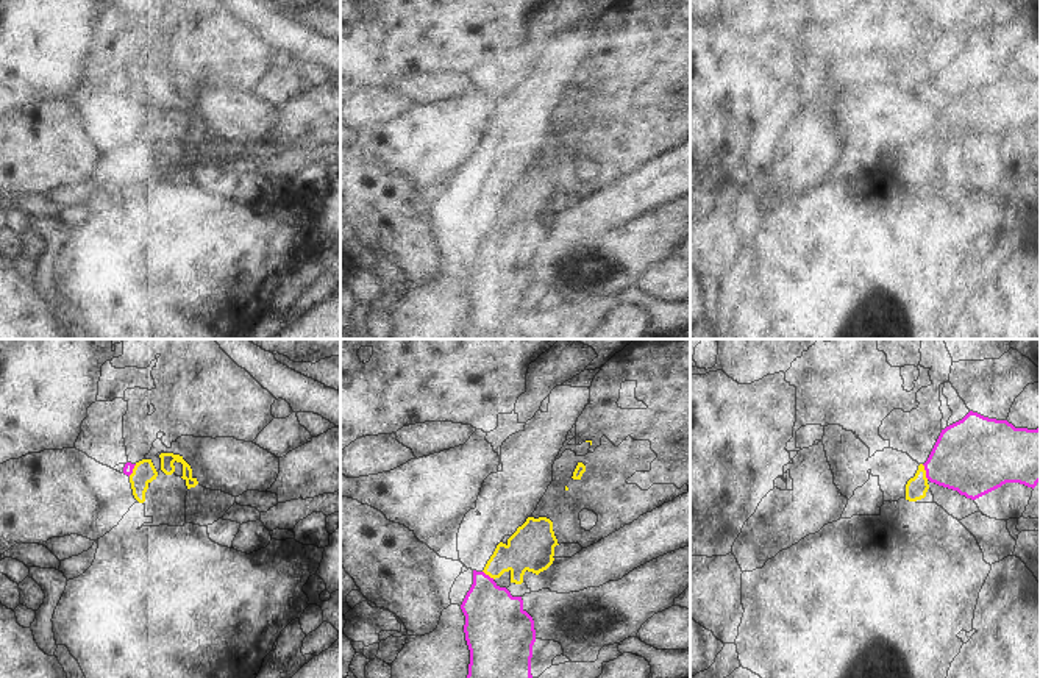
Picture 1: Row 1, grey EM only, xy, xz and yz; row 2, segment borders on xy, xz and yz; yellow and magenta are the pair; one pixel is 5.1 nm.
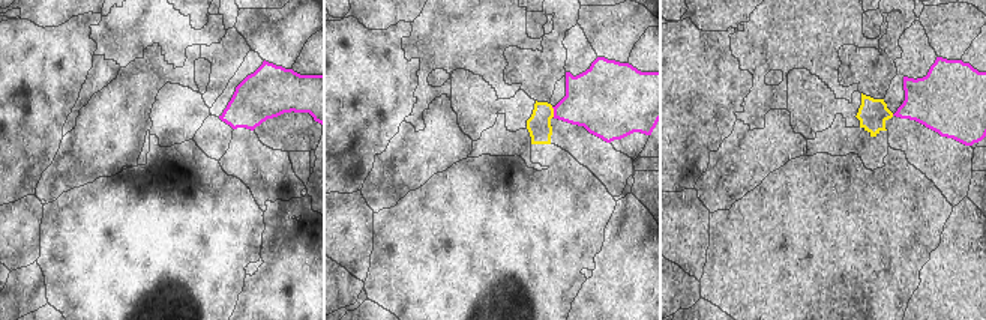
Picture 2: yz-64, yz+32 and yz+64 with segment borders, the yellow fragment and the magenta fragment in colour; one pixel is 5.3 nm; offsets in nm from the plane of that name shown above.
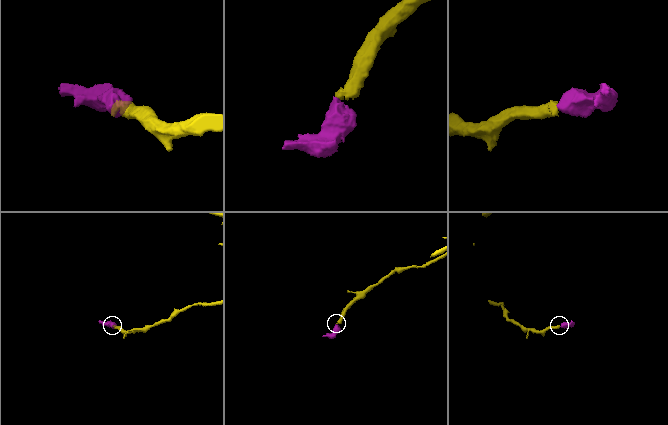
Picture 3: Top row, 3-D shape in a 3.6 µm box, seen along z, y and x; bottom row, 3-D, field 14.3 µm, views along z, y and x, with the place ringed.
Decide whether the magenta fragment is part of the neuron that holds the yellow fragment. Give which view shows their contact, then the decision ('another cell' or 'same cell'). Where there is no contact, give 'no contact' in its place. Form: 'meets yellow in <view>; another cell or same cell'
meets yellow in yz; same cell

